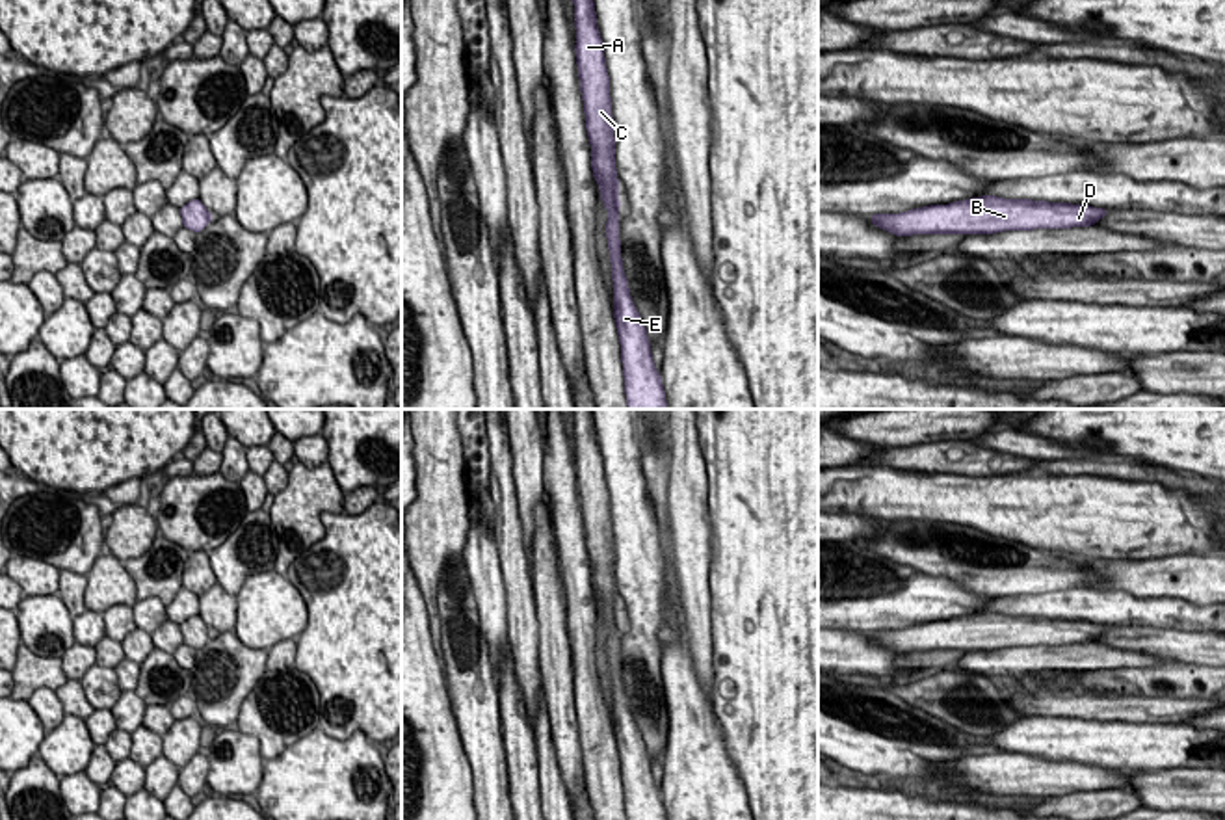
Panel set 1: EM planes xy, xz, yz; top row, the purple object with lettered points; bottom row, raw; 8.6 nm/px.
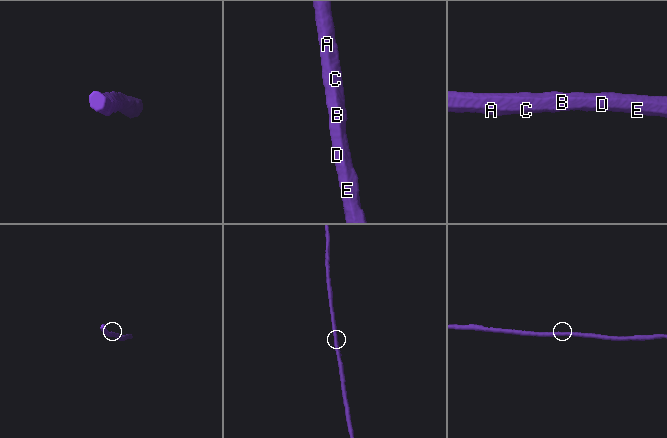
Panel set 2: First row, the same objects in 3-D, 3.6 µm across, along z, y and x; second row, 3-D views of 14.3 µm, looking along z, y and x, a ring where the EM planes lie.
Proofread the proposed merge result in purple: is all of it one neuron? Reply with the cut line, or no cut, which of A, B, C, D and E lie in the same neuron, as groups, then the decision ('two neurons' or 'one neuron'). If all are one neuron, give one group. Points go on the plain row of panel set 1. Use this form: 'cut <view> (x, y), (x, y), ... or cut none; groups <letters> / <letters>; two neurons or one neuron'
cut none; groups A B C D E; one neuron

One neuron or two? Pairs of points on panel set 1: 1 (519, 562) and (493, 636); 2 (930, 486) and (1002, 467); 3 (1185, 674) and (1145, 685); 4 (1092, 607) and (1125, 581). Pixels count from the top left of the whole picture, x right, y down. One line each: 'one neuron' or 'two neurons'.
1: two neurons
2: two neurons
3: one neuron
4: two neurons

